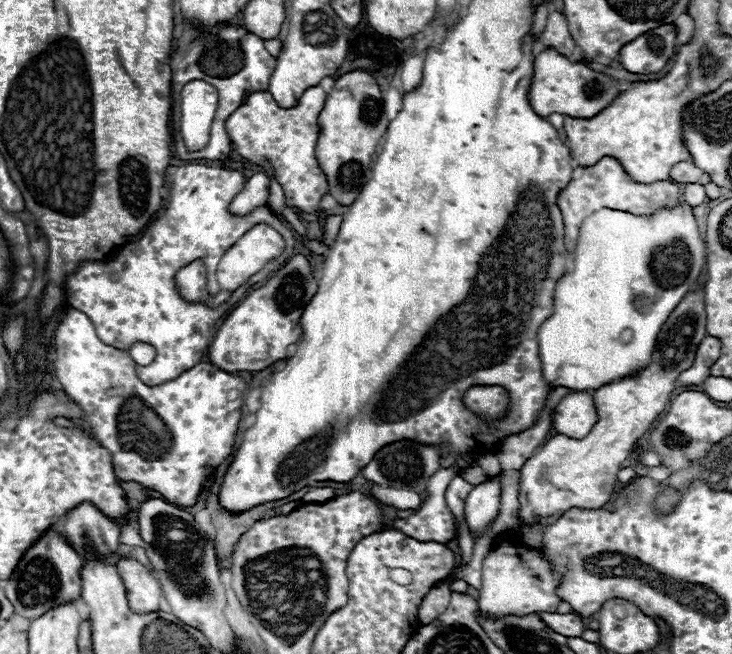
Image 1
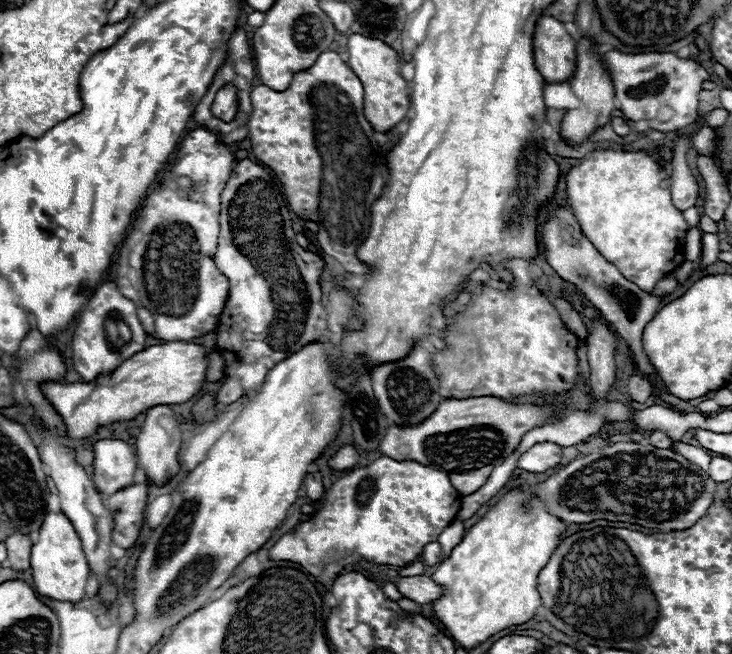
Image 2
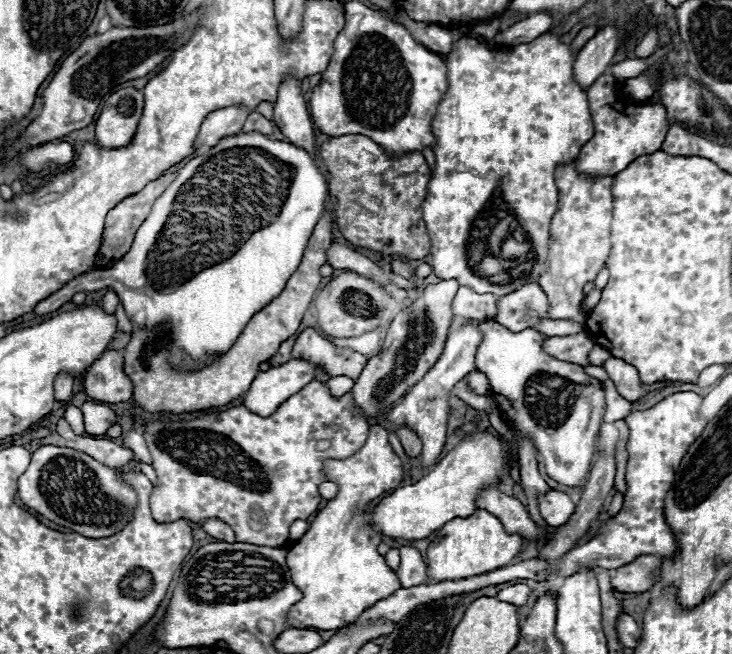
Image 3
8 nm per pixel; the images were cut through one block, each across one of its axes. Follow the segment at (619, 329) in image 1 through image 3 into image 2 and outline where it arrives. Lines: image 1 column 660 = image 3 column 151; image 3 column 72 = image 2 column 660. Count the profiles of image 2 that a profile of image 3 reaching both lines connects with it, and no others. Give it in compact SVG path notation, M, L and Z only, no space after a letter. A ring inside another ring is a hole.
M668 274L668 276L664 276L664 278L656 284L656 288L652 290L652 294L656 294L656 296L664 296L664 294L670 294L676 286L678 286L676 276L674 276L674 274Z

